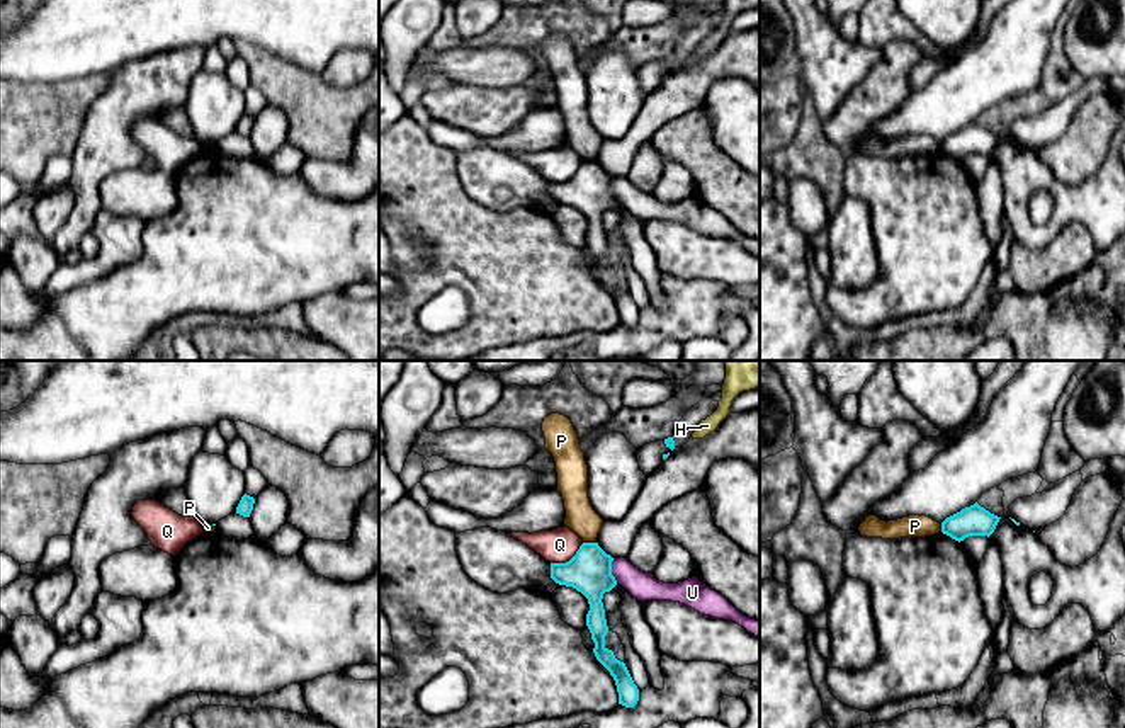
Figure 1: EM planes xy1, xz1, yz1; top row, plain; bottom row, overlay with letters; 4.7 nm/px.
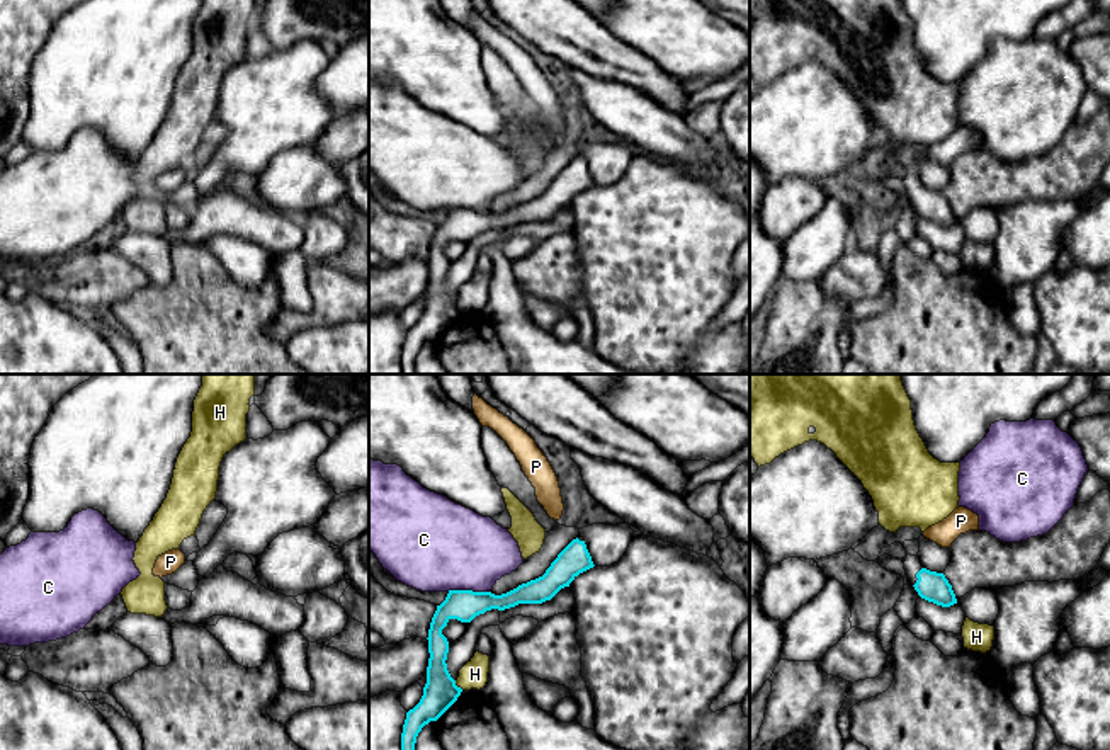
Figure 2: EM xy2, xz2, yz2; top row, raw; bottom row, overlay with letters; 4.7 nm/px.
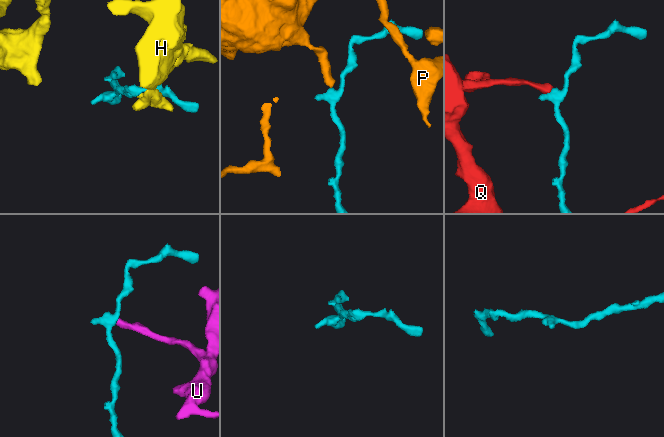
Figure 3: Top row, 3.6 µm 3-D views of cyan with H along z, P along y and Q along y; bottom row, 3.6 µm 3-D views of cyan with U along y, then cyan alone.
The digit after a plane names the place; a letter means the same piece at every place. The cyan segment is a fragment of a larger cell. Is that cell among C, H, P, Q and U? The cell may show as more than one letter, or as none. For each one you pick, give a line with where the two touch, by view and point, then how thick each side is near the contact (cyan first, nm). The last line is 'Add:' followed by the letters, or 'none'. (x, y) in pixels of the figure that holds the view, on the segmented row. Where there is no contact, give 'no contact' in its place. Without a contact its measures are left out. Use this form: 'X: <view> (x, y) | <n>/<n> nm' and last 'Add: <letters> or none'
Add: none

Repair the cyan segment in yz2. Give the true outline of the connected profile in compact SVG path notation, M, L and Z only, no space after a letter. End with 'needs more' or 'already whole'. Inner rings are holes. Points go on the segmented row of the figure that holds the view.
M908 553L903 563L911 585L921 599L942 607L950 607L957 604L952 585L949 583L943 573L923 568L920 560Z; needs more

